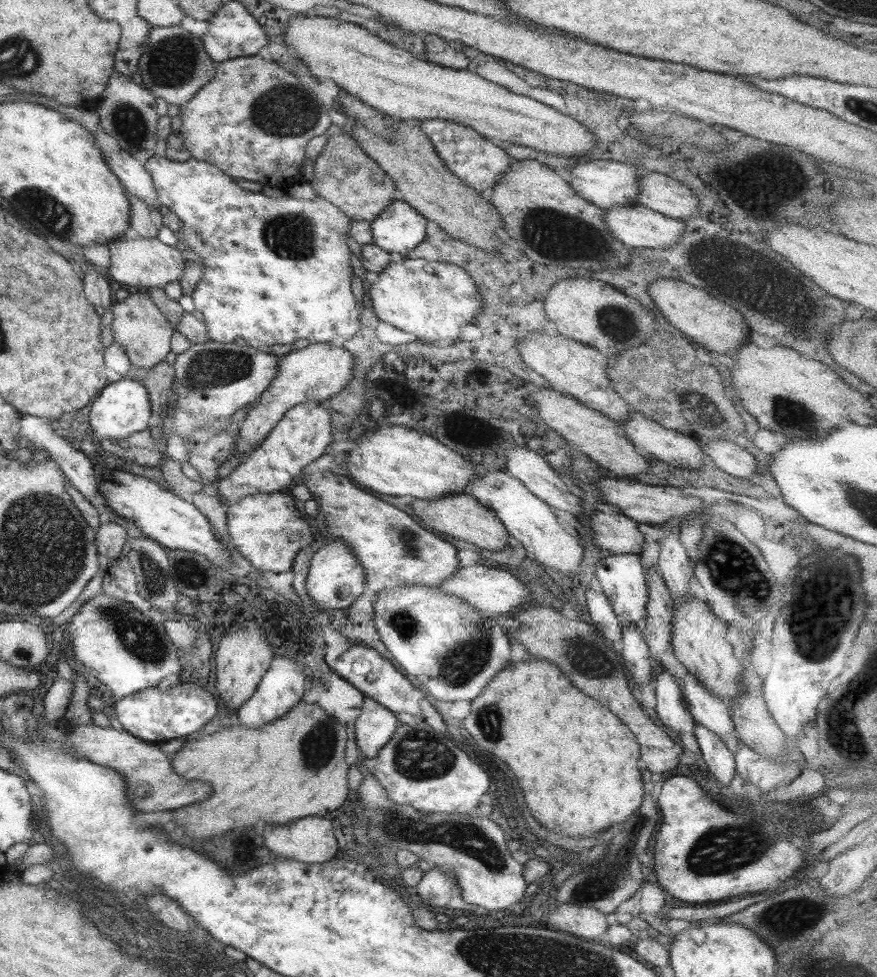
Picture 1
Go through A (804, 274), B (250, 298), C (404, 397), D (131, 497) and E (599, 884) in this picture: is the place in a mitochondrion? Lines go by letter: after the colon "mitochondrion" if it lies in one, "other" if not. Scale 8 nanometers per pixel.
A: other
B: other
C: other
D: other
E: mitochondrion

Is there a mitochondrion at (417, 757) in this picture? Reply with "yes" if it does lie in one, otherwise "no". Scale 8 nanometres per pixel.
yes

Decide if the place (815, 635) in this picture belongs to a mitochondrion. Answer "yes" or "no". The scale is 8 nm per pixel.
yes

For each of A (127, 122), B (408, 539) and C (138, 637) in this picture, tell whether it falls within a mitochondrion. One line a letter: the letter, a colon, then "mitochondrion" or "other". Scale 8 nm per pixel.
A: mitochondrion
B: mitochondrion
C: mitochondrion

